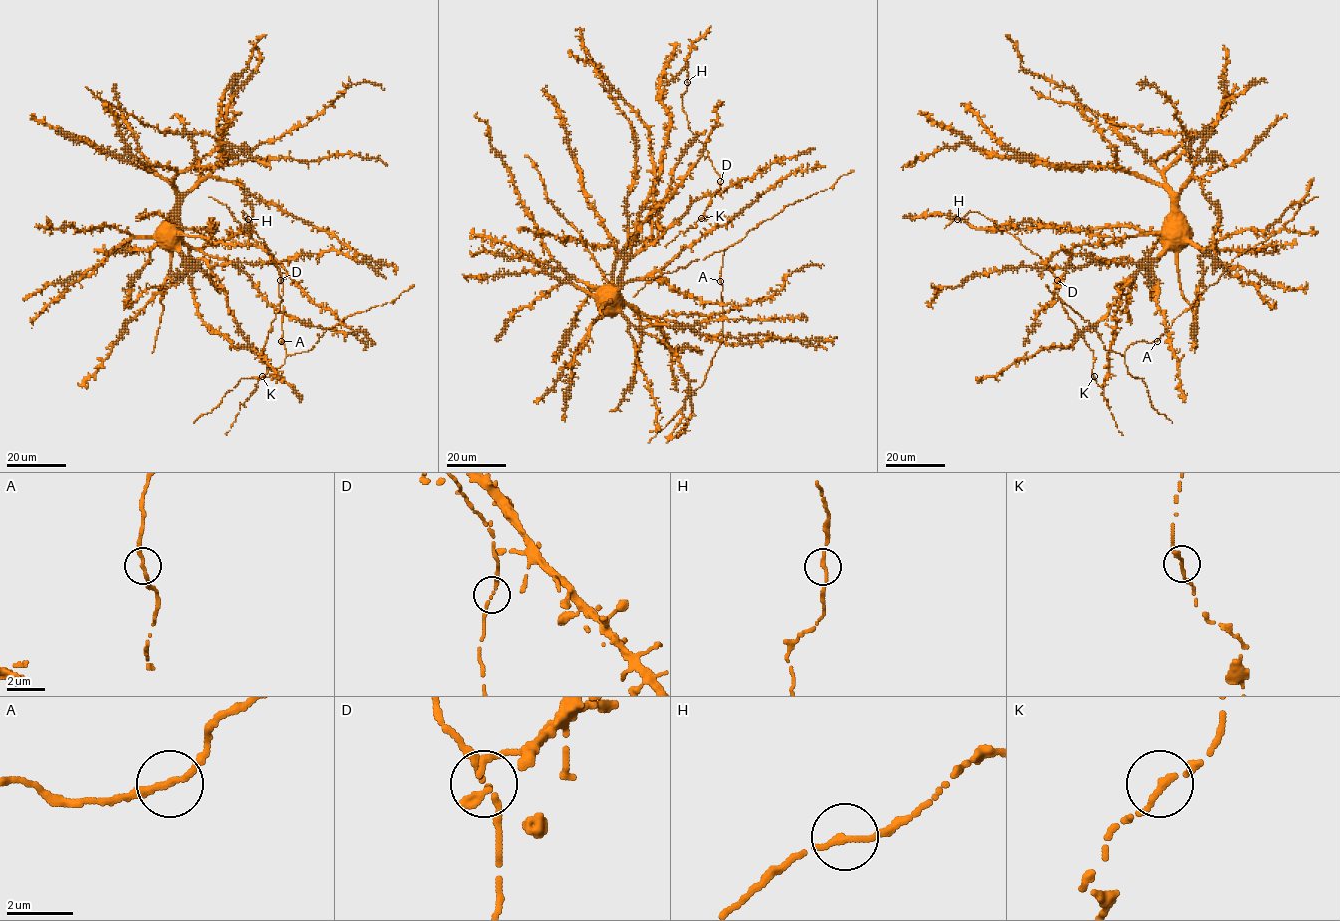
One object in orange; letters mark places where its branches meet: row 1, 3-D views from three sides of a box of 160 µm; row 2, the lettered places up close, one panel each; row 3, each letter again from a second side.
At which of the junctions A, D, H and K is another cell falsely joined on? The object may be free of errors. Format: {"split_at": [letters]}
{"split_at": []}

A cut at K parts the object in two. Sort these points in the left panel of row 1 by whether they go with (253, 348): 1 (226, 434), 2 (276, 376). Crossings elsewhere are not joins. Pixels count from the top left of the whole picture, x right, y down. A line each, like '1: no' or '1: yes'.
1: no
2: yes

